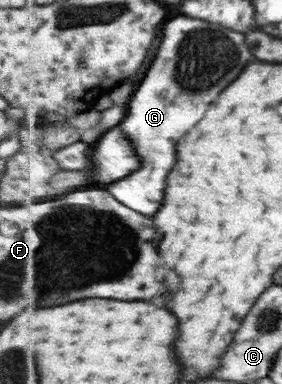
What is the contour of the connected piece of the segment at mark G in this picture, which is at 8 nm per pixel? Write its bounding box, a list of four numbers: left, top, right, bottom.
[104,17,253,215]

